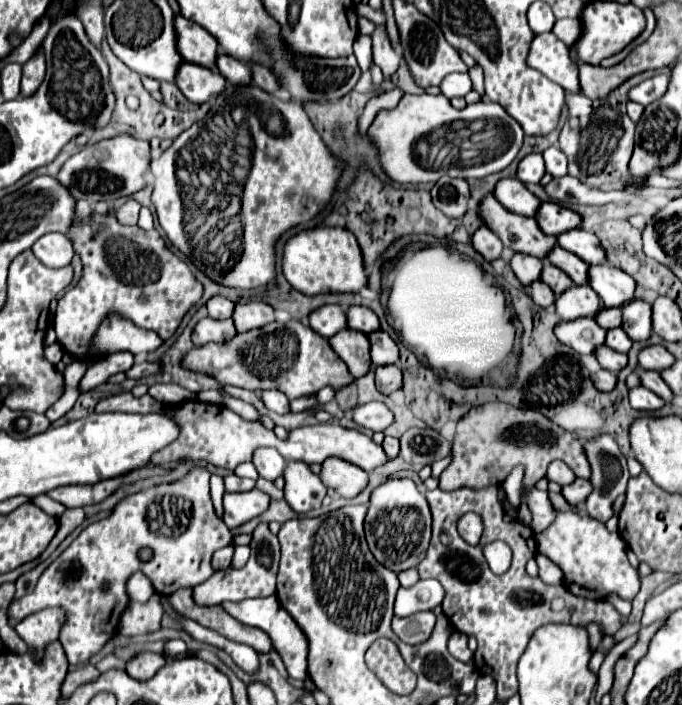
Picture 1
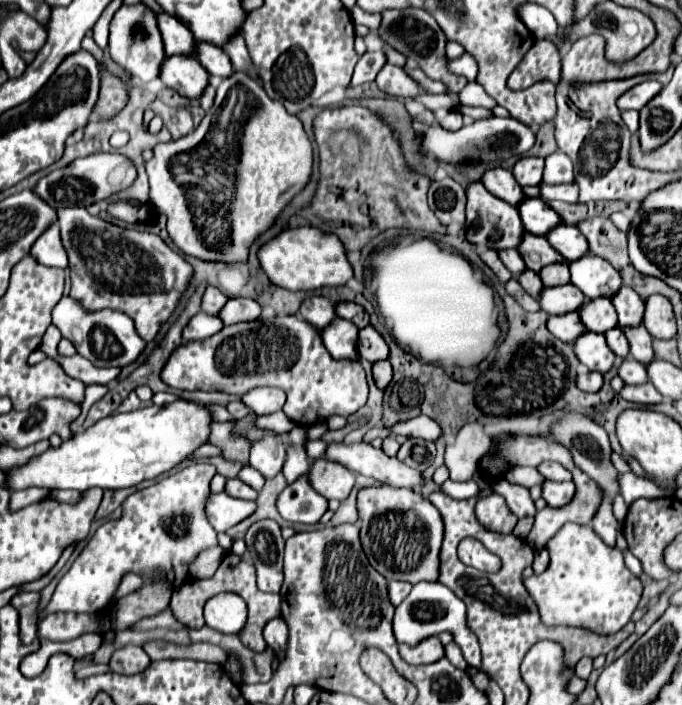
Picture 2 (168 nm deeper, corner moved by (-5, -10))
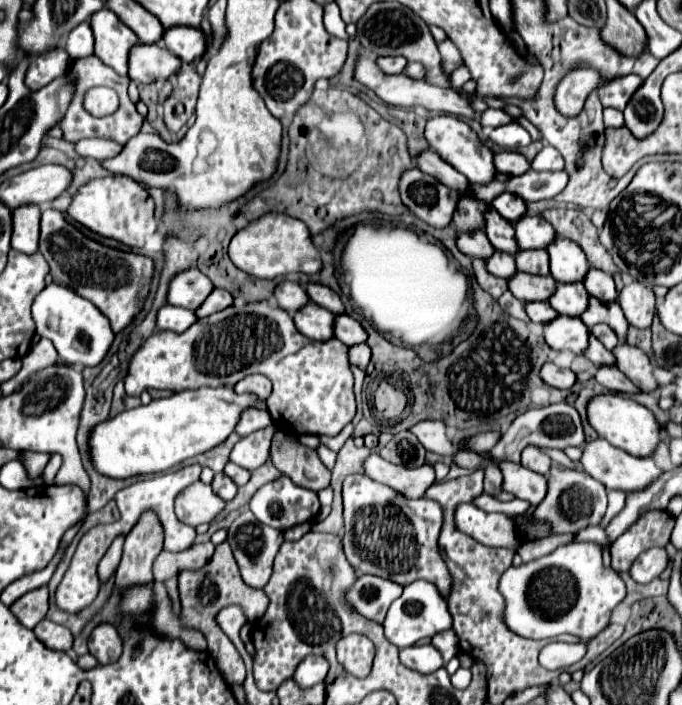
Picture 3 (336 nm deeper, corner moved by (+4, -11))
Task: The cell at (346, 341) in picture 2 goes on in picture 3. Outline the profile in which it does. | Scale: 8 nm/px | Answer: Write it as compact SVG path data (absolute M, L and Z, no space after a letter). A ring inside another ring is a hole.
M309 303L293 315L295 325L309 339L333 339L335 337L335 315L317 303Z

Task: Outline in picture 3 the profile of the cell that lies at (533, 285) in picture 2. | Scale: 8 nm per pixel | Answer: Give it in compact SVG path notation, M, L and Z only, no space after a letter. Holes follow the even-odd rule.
M495 251L495 255L491 259L487 259L487 269L495 277L503 277L503 279L511 279L511 275L515 275L515 271L517 271L515 259L501 251Z

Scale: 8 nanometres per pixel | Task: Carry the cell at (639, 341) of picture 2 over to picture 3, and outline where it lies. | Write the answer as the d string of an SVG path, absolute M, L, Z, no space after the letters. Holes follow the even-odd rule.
M591 297L587 311L581 315L583 323L587 327L595 325L595 323L607 323L619 337L619 343L627 343L627 331L629 331L629 323L619 307L619 303L601 303L599 299Z

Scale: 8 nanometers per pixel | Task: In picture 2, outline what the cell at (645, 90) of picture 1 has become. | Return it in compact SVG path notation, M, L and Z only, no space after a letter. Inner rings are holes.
M646 80L646 82L642 82L642 84L636 84L634 88L630 88L628 92L624 92L624 94L616 100L616 106L622 111L640 111L641 108L660 92L660 88L662 88L662 84L660 84L658 80Z

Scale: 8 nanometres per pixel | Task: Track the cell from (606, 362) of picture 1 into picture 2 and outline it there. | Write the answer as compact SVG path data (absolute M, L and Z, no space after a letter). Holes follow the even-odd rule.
M584 332L582 336L578 336L574 344L574 352L582 364L586 364L590 370L596 372L608 372L616 358L612 350L606 346L604 334L596 334L596 332Z

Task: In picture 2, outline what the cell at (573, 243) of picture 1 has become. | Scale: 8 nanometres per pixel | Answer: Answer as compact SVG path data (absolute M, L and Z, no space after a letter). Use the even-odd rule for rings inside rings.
M558 224L554 226L546 236L544 236L550 246L562 254L568 262L580 258L582 254L586 254L588 250L588 242L584 242L584 236L580 234L580 230L576 230L576 226L566 226L566 224Z

